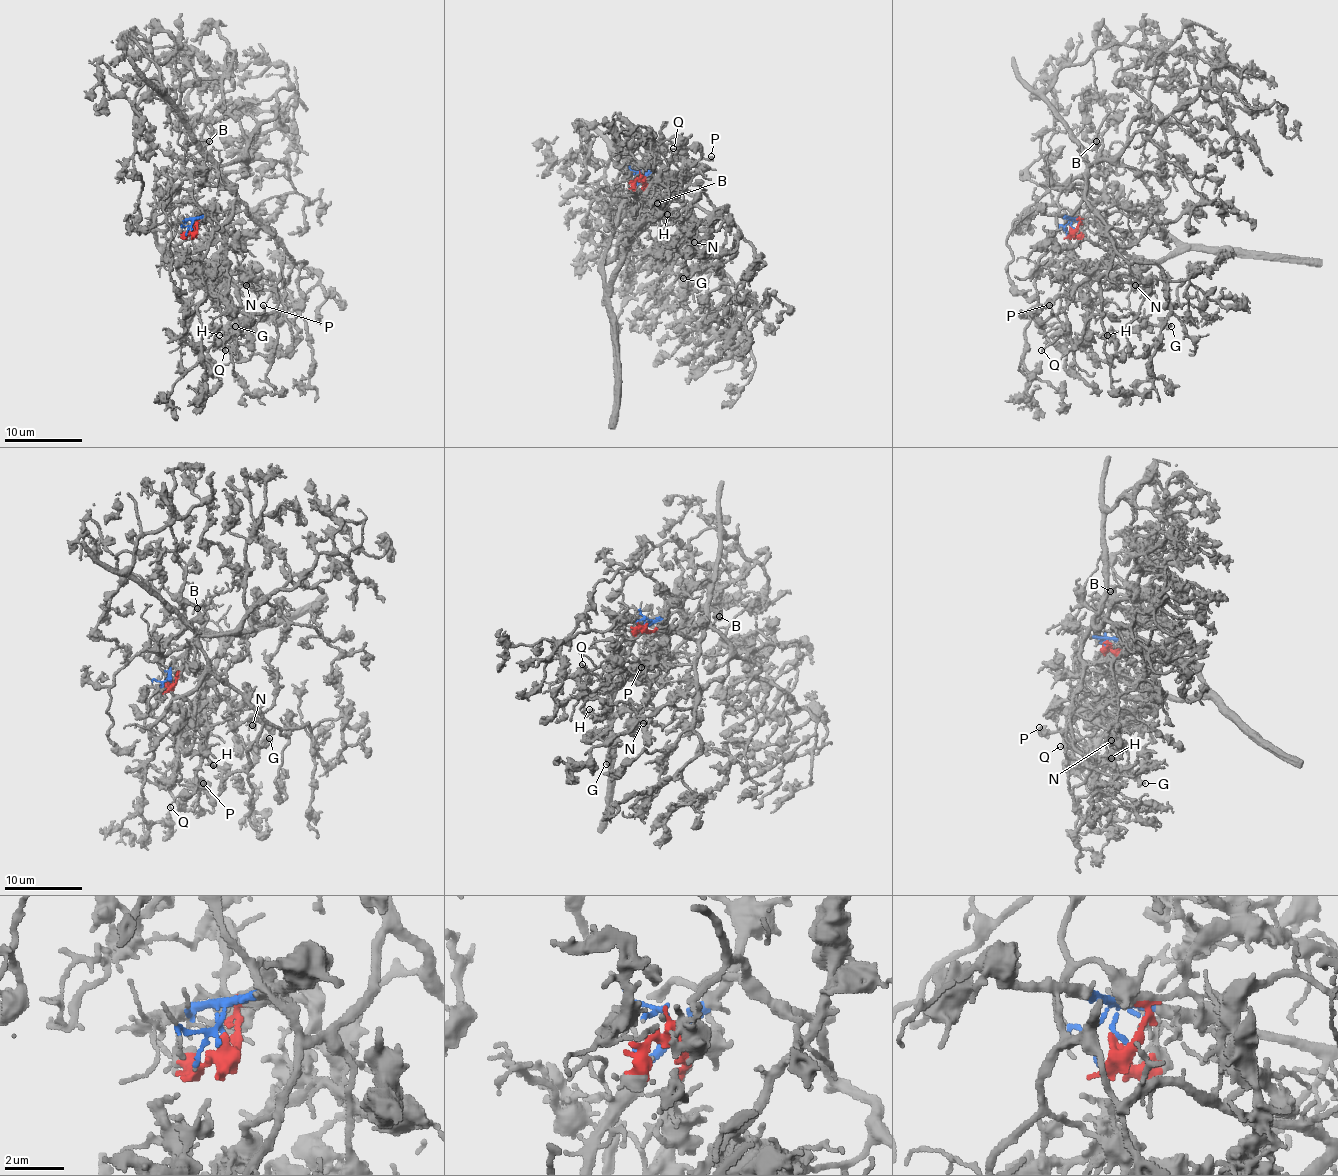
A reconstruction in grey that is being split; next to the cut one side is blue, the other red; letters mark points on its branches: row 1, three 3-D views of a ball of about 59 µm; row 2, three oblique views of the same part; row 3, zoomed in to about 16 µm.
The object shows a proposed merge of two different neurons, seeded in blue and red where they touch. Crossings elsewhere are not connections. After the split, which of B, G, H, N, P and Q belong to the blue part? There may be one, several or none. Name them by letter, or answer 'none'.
B, P, Q

